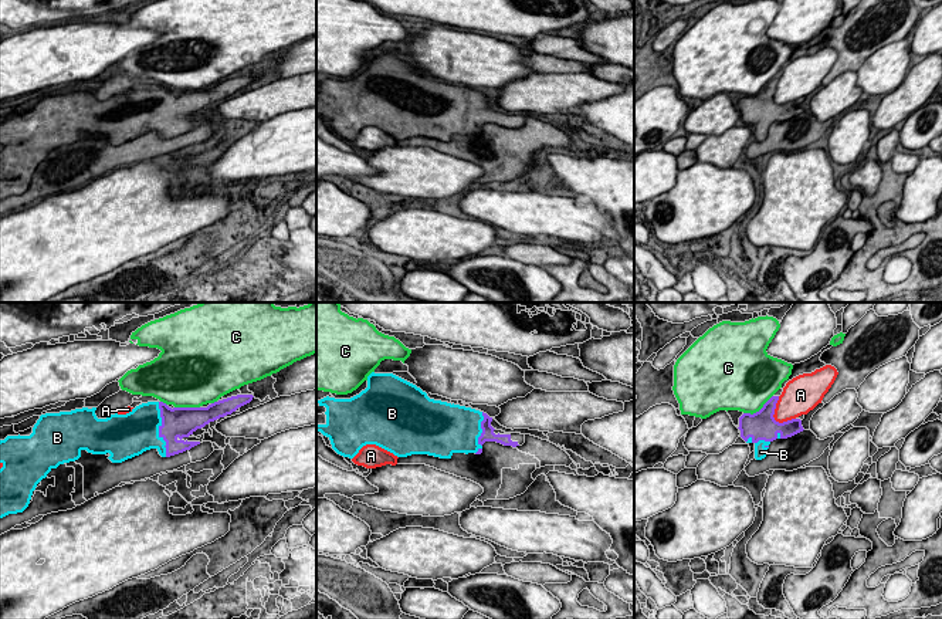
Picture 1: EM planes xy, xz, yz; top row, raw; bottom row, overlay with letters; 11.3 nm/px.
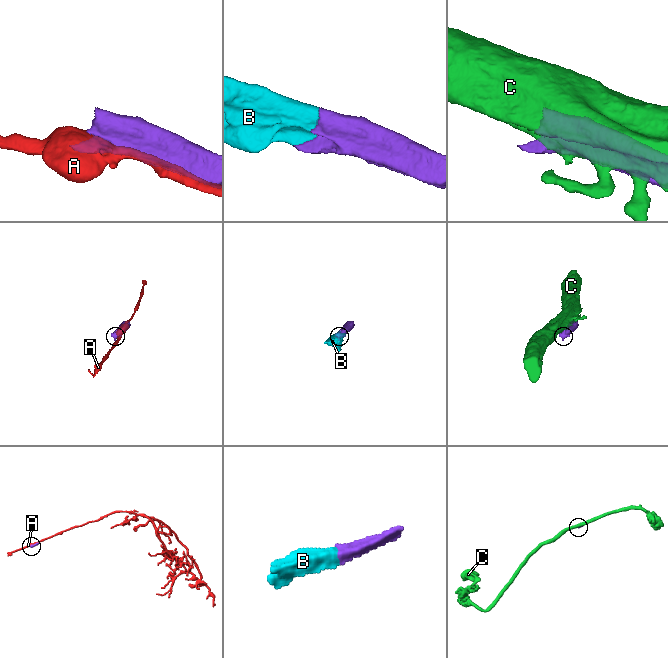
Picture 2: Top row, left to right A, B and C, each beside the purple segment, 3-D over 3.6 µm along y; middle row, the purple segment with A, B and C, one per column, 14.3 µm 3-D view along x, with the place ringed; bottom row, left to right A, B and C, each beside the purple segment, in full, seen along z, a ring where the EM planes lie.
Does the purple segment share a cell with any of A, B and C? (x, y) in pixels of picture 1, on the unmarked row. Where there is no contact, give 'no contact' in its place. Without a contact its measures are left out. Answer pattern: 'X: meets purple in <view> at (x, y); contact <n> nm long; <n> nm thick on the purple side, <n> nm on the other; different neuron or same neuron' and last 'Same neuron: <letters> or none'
A: meets purple in yz at (773, 100); contact 340 nm long; 320 nm thick on the purple side, 320 nm on the other; different neuron
B: meets purple in xy at (159, 111); contact 650 nm long; 360 nm thick on the purple side, 480 nm on the other; same neuron
C: meets purple in yz at (759, 92); contact 400 nm long; 320 nm thick on the purple side, 460 nm on the other; different neuron
Same neuron: B

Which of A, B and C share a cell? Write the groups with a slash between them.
A / B / C

